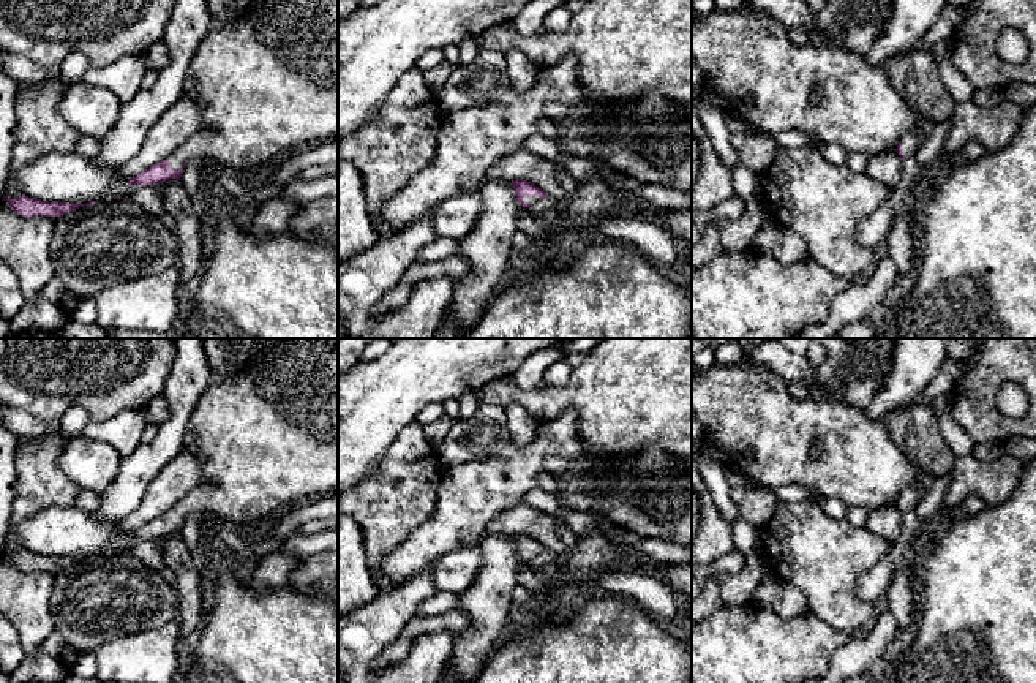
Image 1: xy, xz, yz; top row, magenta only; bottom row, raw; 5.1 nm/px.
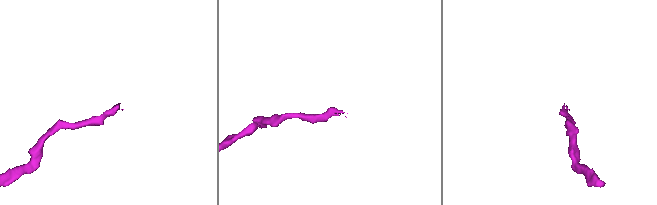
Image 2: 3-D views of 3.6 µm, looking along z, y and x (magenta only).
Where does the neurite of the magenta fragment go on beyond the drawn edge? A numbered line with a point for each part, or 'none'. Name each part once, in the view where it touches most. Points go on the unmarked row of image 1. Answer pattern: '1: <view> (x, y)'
1: xy (266, 438)

